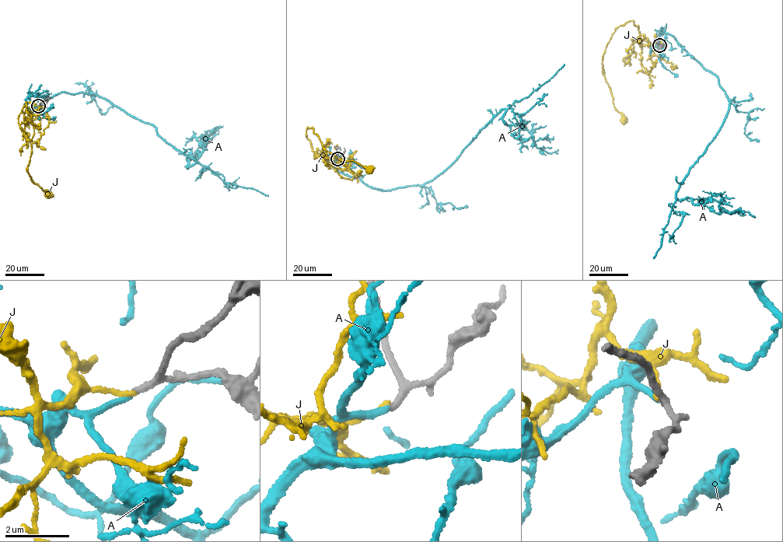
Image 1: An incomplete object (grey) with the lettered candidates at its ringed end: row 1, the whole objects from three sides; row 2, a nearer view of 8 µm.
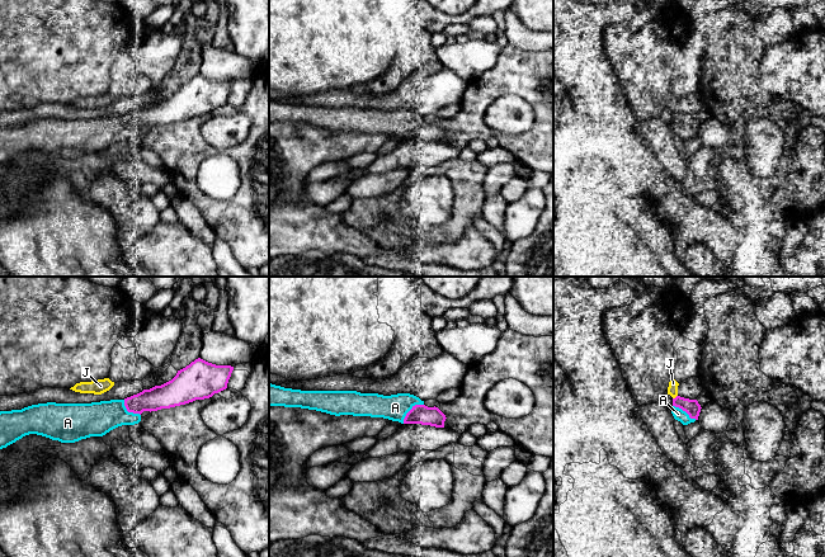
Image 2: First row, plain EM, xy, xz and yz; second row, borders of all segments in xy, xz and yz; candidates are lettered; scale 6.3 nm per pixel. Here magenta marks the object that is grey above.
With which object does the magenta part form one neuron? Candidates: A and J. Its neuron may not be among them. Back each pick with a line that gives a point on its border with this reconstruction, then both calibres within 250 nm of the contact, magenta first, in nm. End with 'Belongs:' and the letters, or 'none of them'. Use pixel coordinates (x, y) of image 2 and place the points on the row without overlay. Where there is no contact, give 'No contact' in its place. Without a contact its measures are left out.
A: Touches magenta at xz (410, 126). Thickness 130 nm (magenta) against 160 nm
Belongs: A

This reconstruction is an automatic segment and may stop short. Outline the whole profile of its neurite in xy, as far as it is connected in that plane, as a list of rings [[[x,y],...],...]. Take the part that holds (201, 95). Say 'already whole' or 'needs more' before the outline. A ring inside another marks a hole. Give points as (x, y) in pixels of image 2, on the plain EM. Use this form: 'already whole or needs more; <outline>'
needs more; [[[198,74],[178,86],[171,96],[124,115],[47,118],[0,127],[0,165],[29,150],[61,159],[103,152],[118,142],[138,140],[143,127],[170,124],[212,113],[227,104],[232,86],[231,81],[216,81]]]

